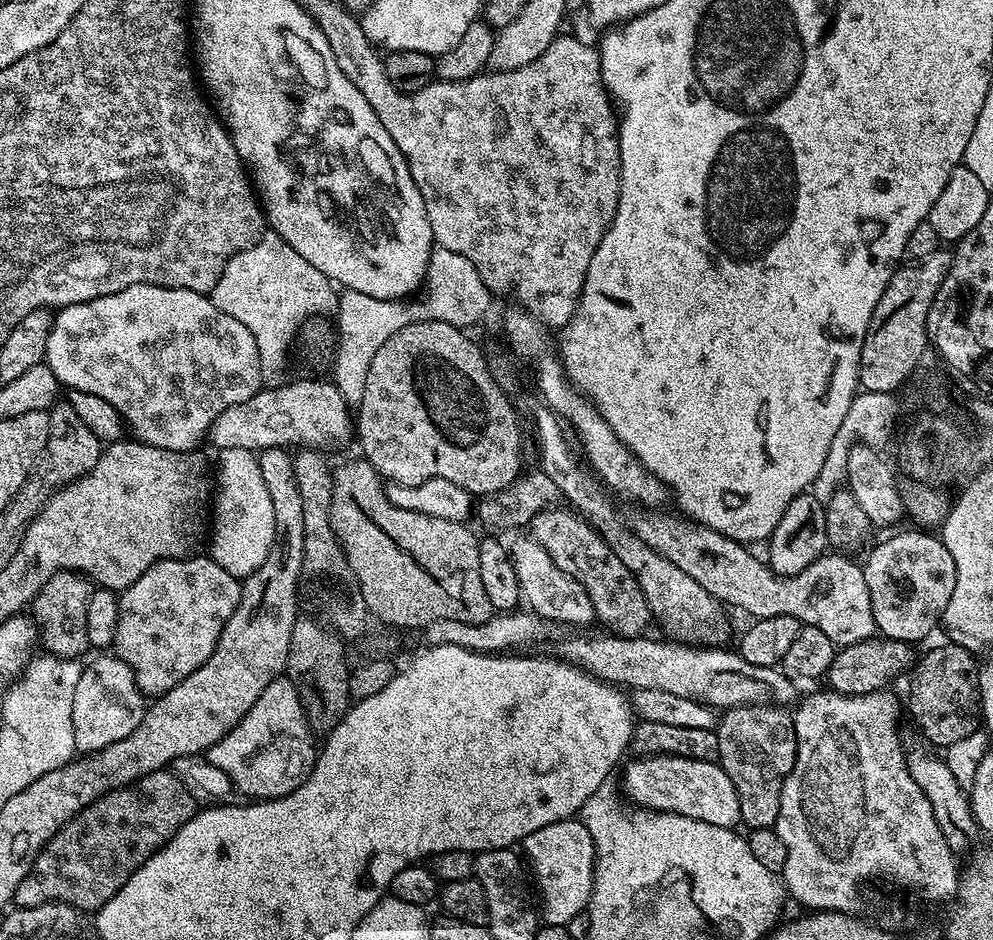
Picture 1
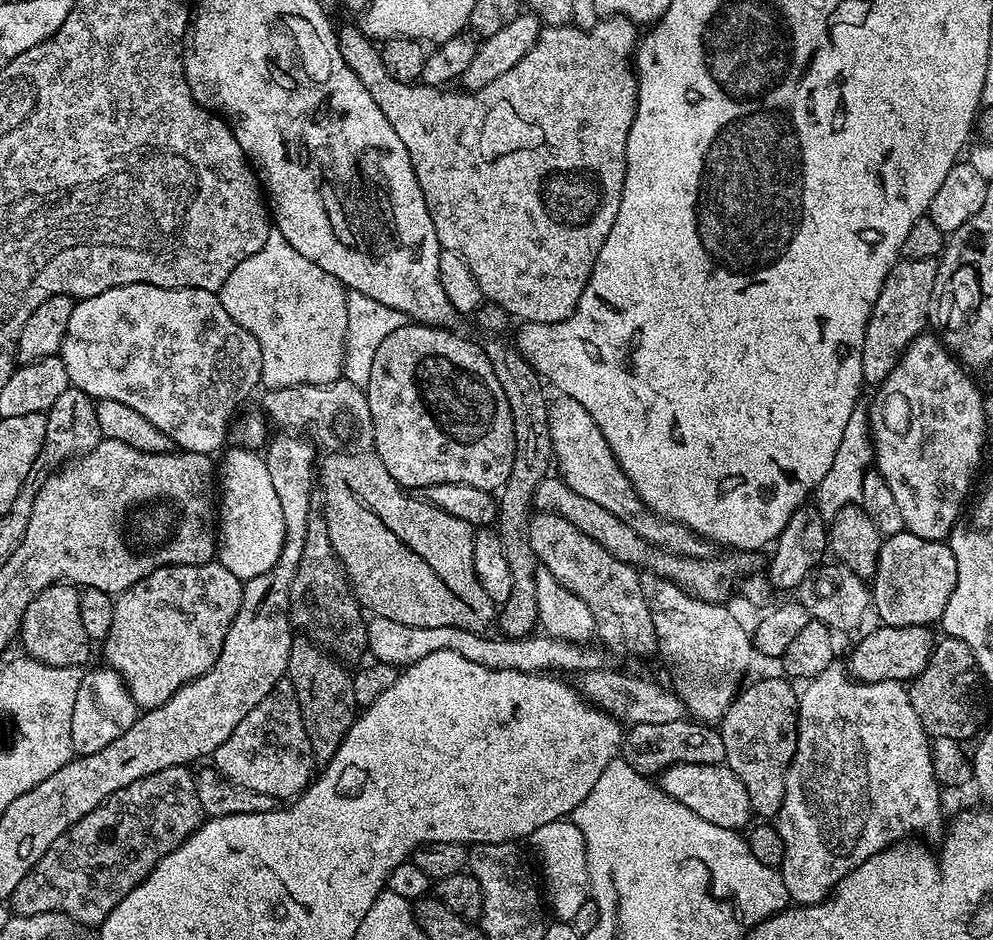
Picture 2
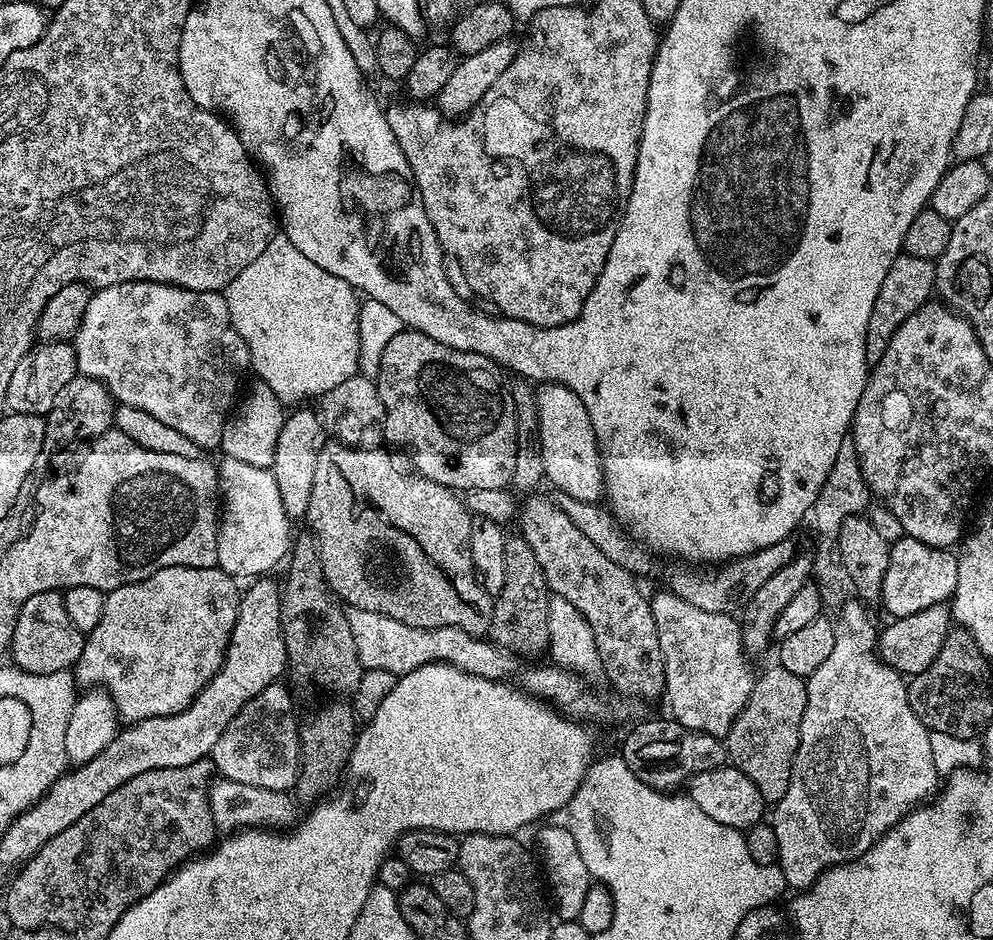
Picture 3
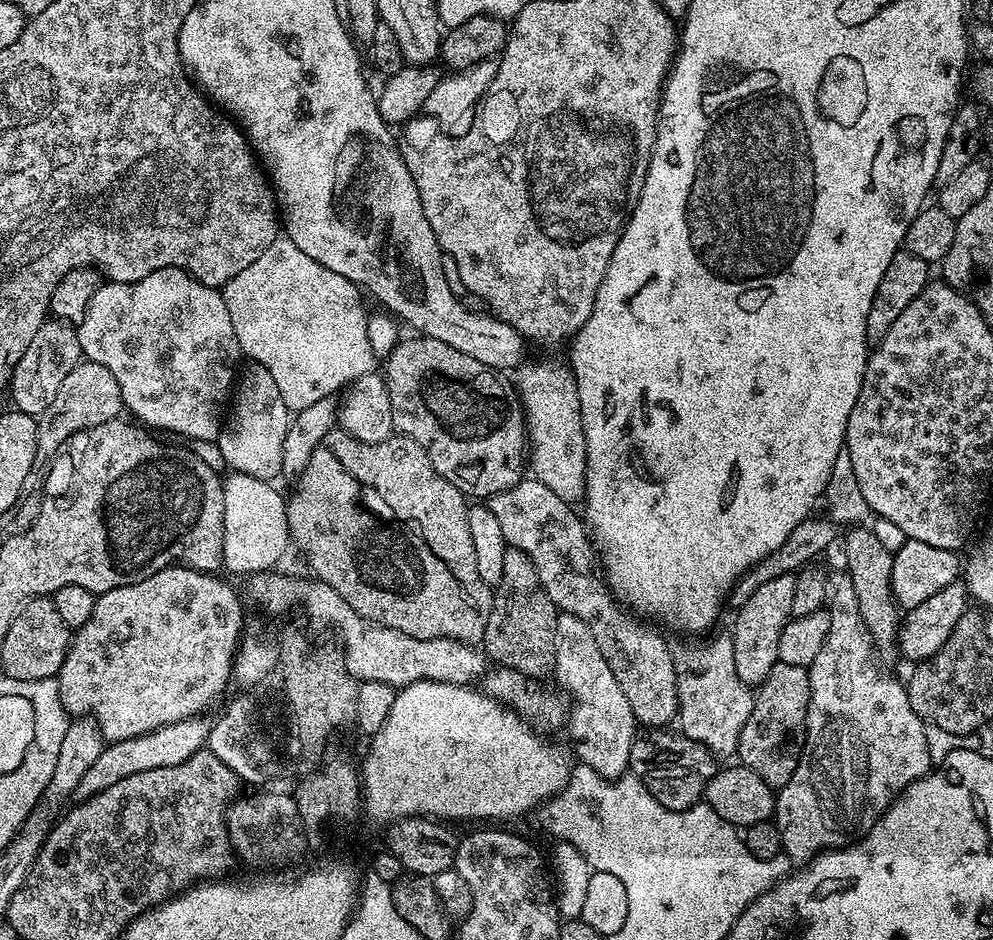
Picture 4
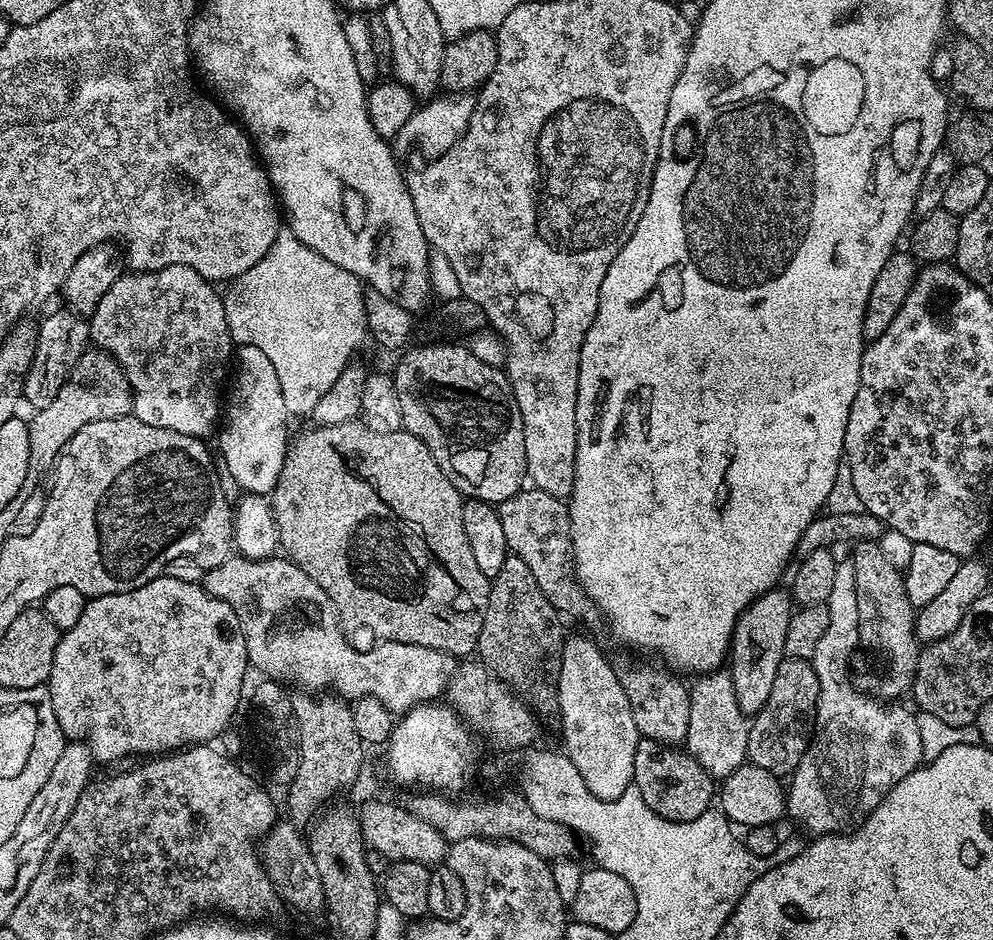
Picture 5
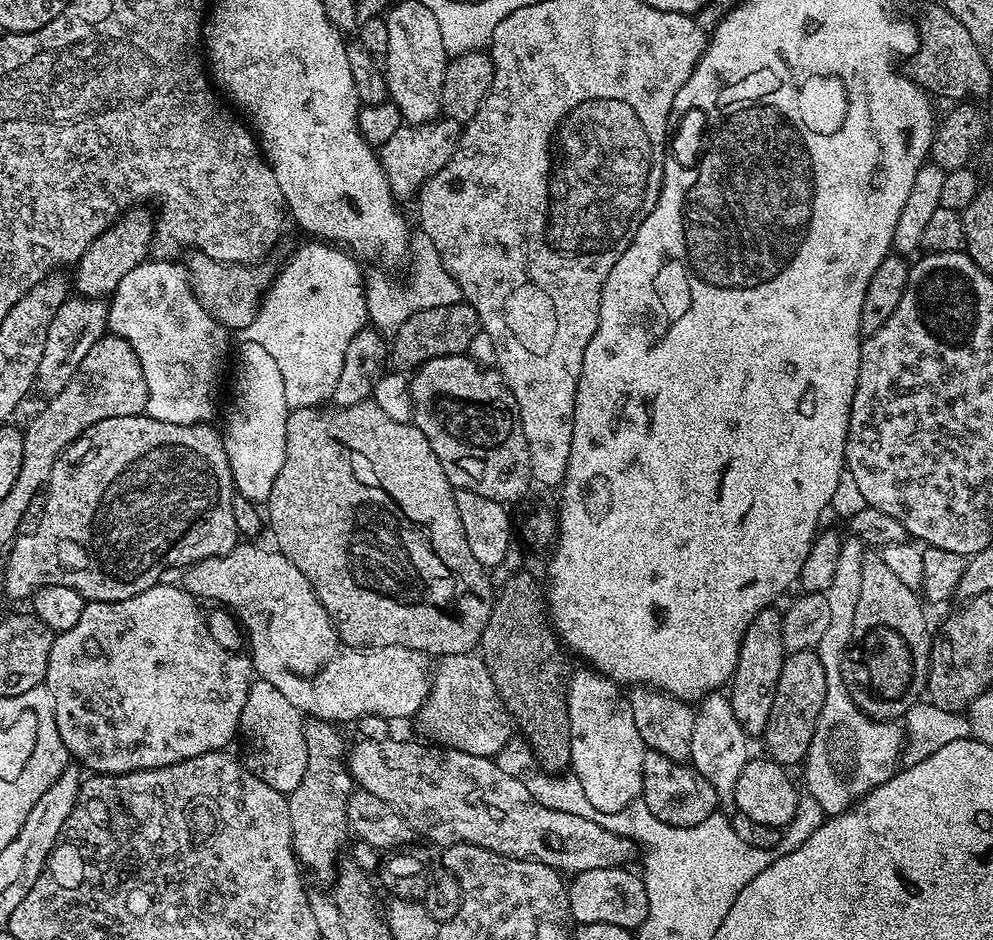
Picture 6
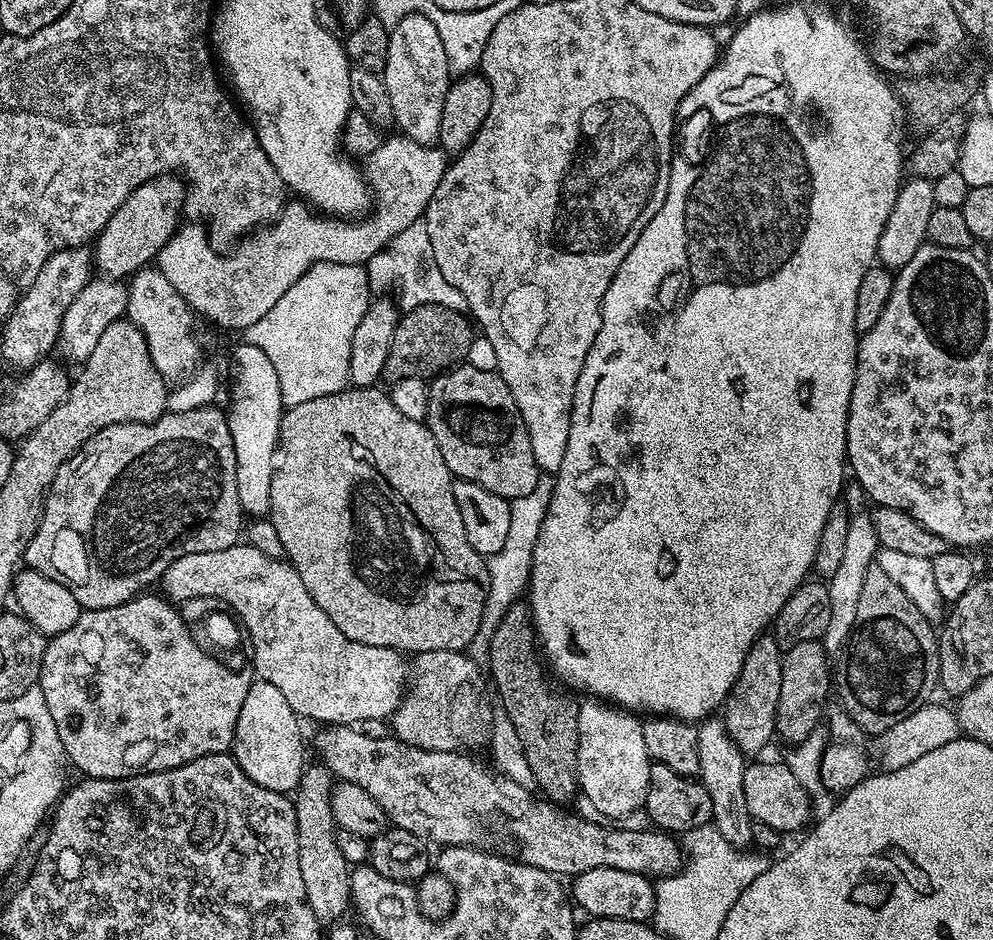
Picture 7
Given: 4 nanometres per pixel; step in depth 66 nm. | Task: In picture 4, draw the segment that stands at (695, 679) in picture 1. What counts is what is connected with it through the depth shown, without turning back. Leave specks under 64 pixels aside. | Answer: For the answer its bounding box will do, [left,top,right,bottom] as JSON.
[247,570,490,690]

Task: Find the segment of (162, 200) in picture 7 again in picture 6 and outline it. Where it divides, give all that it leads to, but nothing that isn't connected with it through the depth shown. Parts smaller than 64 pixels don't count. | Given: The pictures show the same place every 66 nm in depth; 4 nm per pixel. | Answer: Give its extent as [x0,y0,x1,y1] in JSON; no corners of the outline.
[74,206,154,298]

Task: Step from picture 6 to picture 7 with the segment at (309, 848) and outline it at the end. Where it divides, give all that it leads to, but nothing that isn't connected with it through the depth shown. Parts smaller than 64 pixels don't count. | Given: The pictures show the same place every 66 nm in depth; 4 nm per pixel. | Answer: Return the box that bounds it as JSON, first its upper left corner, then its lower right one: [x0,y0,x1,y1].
[294,762,350,922]

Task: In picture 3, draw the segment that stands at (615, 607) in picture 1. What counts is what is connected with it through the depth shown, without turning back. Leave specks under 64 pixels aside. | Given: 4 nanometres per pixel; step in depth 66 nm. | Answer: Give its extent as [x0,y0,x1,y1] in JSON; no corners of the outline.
[519,494,664,702]

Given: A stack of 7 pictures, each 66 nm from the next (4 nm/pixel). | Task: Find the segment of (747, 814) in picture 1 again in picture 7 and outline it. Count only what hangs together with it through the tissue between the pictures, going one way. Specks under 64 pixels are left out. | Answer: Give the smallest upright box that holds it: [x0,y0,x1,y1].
[776,640,834,746]

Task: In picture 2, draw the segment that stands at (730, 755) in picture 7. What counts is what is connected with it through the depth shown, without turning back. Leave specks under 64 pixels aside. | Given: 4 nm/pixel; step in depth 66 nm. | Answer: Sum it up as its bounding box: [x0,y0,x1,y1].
[640,572,754,724]

